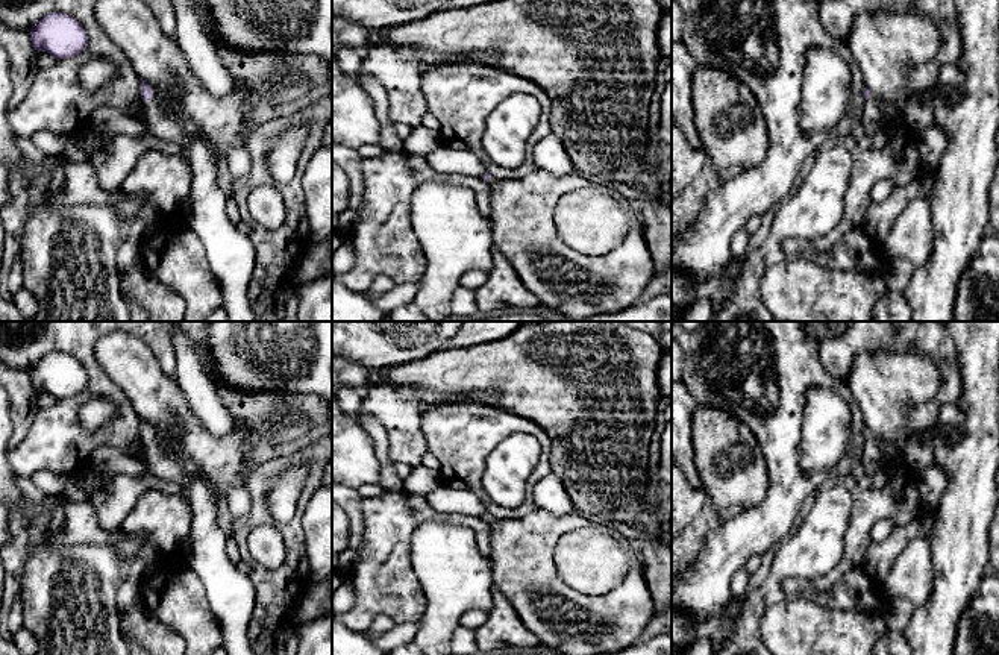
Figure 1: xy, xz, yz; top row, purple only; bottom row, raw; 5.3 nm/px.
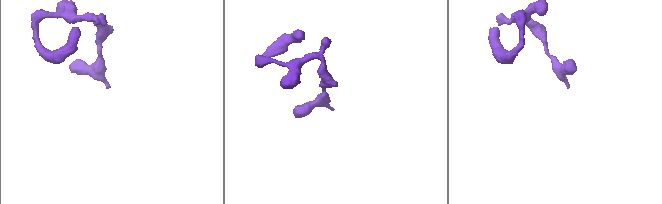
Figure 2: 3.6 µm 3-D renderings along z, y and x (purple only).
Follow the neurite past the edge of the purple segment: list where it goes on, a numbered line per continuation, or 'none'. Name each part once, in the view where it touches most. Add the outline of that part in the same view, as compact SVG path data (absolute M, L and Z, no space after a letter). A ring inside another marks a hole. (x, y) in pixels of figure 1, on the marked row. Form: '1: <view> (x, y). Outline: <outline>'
1: xy (231, 253). Outline: M155 97L144 105L150 135L189 149L191 194L185 206L186 224L203 244L209 268L221 287L223 308L229 321L255 321L249 302L255 247L250 235L241 232L226 214L227 199L217 185L217 159L206 143L191 138L168 118Z

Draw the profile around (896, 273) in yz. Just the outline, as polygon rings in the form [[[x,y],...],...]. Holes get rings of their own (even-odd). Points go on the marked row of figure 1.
[[[887,256],[881,277],[884,279],[890,291],[903,293],[913,277],[914,268],[916,267],[905,259]]]

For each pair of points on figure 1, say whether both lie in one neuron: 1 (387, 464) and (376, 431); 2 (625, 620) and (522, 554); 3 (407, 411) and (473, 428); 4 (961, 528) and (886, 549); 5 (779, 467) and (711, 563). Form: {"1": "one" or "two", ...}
{"1": "one", "2": "one", "3": "two", "4": "two", "5": "one"}

